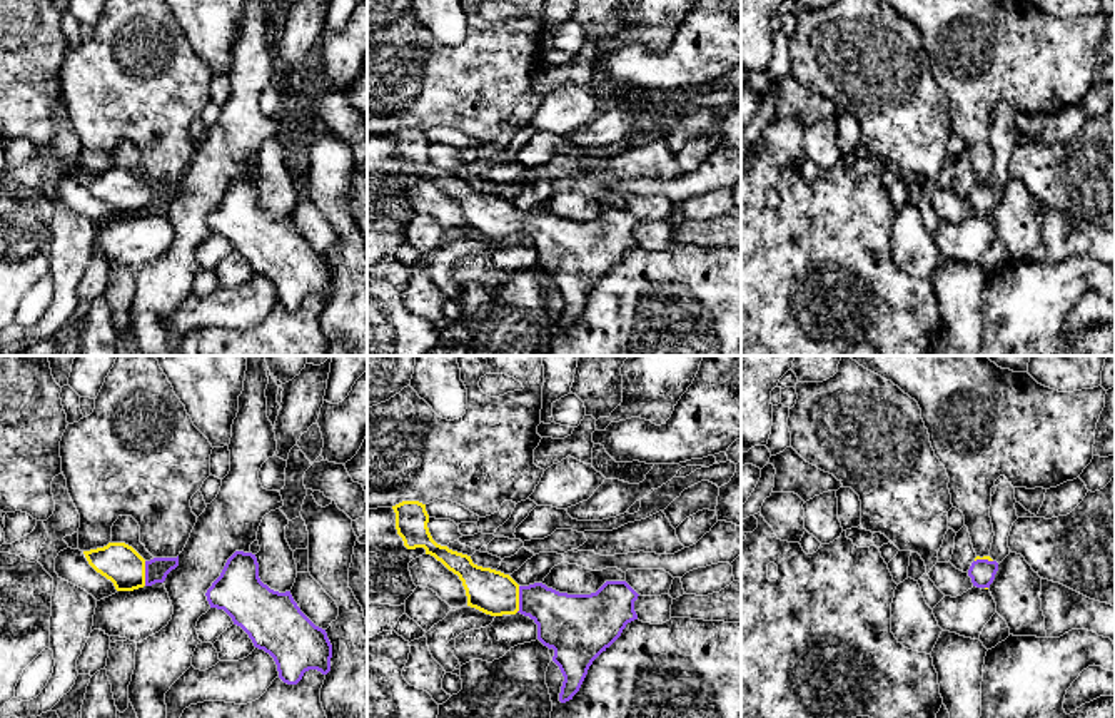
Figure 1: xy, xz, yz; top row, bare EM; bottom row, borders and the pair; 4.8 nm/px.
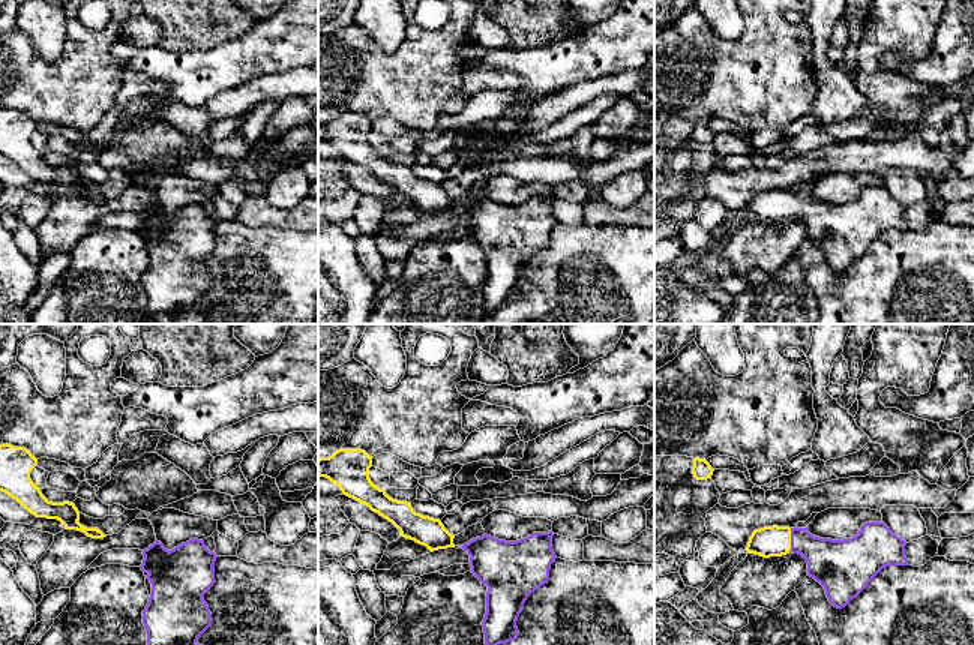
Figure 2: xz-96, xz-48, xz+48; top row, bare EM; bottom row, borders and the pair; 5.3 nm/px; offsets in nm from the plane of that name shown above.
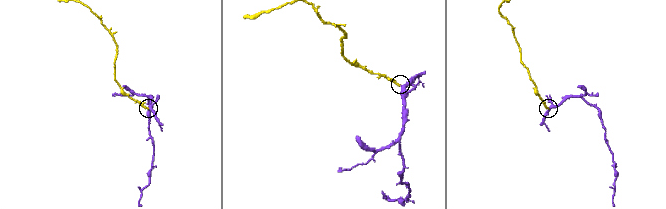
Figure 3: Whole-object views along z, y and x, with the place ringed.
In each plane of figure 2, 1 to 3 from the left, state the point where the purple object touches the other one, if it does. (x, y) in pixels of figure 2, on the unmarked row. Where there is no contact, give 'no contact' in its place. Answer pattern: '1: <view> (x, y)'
1: no contact
2: no contact
3: xz+48 (790, 204)

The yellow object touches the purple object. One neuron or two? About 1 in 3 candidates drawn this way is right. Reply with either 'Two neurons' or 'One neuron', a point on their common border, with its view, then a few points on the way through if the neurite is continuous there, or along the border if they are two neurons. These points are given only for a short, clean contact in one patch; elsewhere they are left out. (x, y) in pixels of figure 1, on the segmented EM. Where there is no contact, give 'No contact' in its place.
One neuron. Touches yellow at xz (518, 600)

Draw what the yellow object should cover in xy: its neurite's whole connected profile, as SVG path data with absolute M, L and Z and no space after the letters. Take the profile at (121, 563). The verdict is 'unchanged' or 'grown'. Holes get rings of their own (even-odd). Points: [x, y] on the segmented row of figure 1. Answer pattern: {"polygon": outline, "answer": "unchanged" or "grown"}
{"polygon": "M108 543L103 548L83 551L83 554L97 573L114 583L117 591L164 583L167 574L179 566L179 556L145 561L125 543Z", "answer": "grown"}

